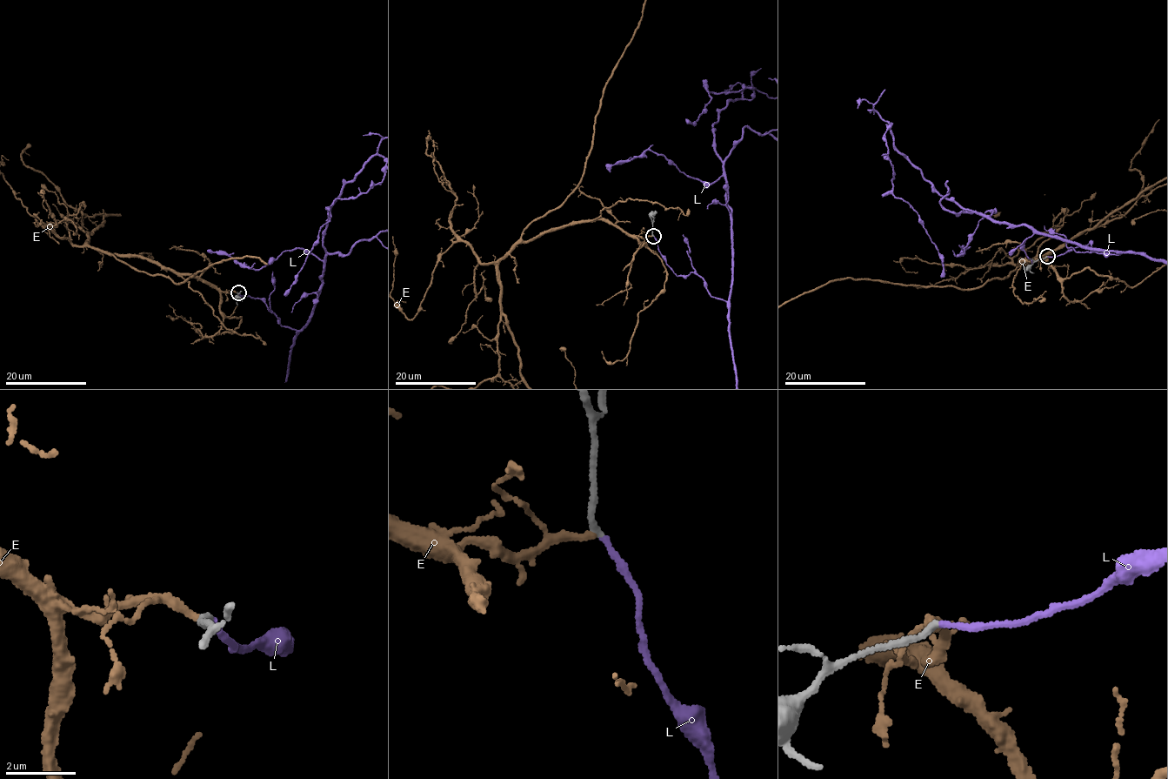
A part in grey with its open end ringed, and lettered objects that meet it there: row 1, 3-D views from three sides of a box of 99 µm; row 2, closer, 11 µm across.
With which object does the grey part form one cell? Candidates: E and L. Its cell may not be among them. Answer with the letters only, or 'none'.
L

